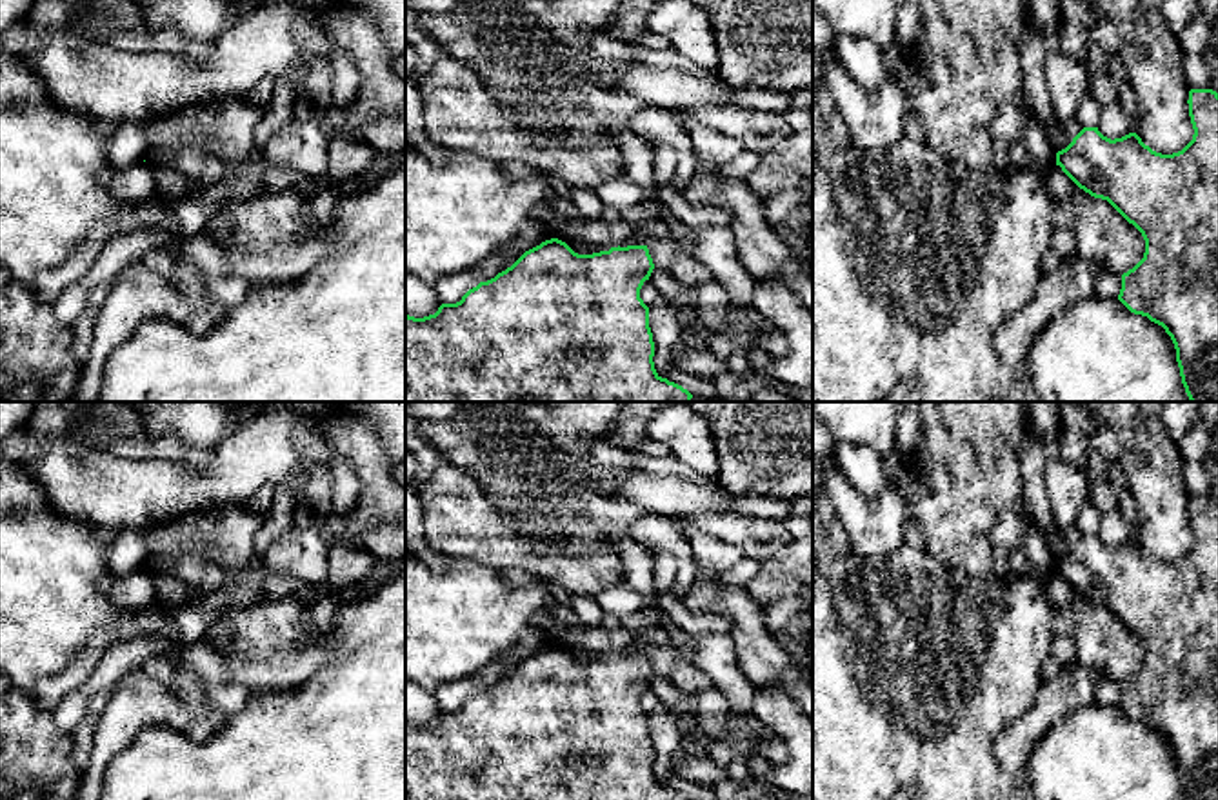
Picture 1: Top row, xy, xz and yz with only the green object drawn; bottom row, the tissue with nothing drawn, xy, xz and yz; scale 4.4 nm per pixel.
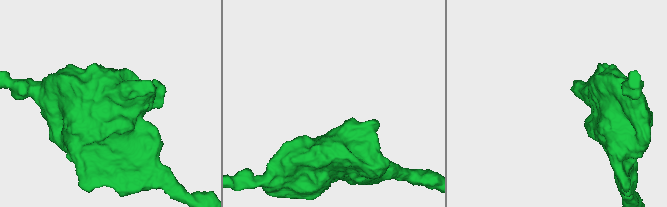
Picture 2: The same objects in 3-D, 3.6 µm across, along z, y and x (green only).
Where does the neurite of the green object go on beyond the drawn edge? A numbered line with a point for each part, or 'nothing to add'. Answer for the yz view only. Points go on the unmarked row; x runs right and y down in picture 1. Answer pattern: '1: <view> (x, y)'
nothing to add

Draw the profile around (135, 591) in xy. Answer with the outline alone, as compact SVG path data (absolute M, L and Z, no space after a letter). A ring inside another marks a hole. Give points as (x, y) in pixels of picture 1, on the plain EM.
M147 569L125 576L107 575L98 587L115 607L125 611L142 611L155 604L155 582Z

